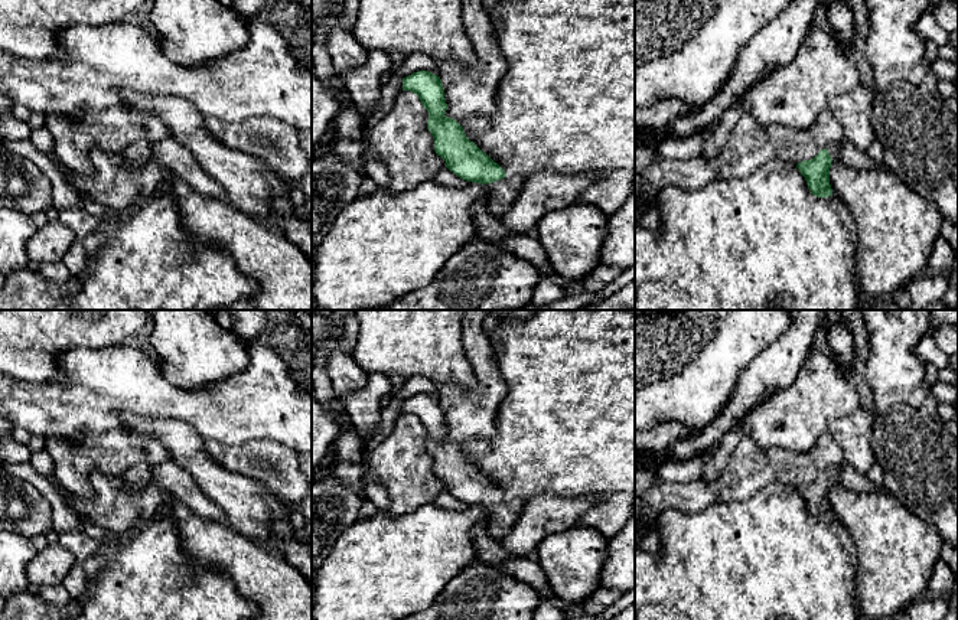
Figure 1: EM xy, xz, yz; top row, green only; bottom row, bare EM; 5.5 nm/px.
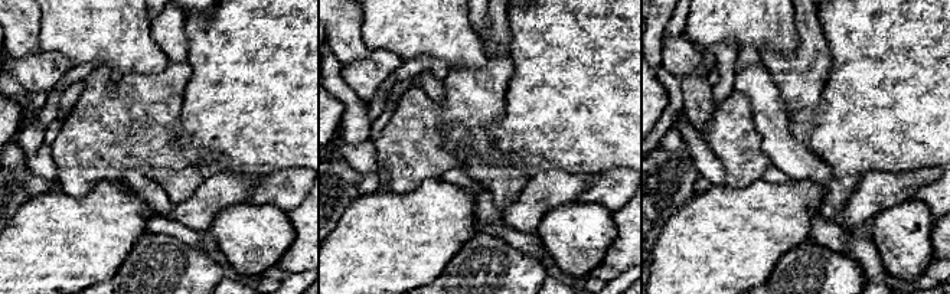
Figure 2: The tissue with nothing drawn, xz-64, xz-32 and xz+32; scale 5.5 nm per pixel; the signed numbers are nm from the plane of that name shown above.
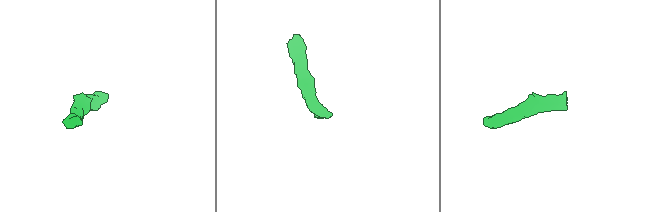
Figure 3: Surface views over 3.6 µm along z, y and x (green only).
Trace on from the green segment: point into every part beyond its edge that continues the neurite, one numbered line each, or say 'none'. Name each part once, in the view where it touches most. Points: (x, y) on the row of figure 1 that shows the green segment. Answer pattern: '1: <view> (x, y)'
1: xz (501, 195)

